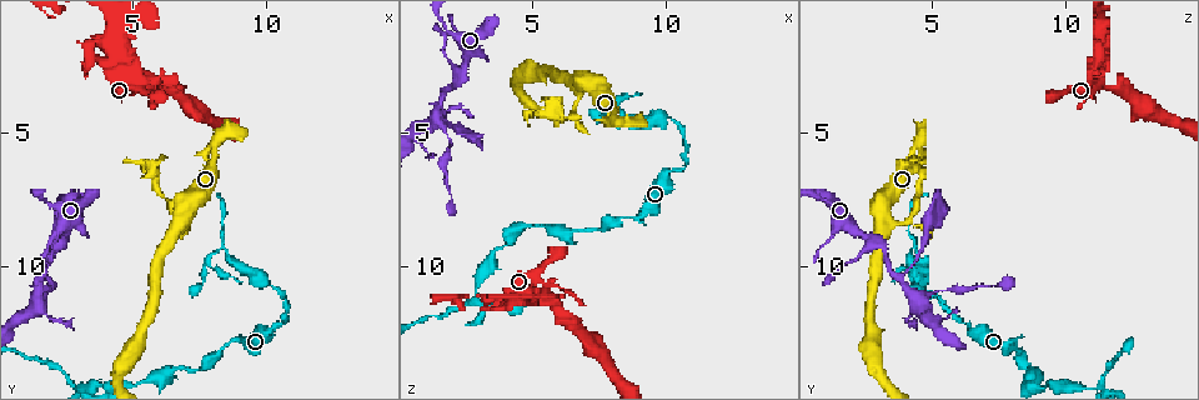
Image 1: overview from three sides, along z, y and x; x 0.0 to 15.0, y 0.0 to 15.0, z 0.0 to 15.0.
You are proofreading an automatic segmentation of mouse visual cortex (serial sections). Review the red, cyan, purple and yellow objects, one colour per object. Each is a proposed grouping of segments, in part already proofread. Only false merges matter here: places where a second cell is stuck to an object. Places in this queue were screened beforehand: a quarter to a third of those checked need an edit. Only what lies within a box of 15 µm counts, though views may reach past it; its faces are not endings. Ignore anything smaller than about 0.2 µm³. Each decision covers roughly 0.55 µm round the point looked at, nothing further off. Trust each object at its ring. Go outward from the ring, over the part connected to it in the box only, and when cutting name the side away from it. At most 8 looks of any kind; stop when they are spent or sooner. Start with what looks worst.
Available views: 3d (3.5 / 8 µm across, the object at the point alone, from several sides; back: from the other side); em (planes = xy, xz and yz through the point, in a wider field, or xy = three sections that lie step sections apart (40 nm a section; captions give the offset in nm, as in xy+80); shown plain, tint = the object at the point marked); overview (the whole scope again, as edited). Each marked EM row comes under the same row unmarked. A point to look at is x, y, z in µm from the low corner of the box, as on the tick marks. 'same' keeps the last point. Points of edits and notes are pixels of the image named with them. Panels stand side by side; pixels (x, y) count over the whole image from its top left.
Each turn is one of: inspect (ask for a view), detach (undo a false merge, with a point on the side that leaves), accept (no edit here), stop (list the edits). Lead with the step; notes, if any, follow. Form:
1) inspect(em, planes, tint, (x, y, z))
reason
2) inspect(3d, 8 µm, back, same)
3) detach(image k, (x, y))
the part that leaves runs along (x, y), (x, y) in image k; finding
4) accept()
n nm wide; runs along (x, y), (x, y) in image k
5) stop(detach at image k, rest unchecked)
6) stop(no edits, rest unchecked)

inspect(3d, 3.5 µm, (5.5, 3.3, 11.1))
sharp bend

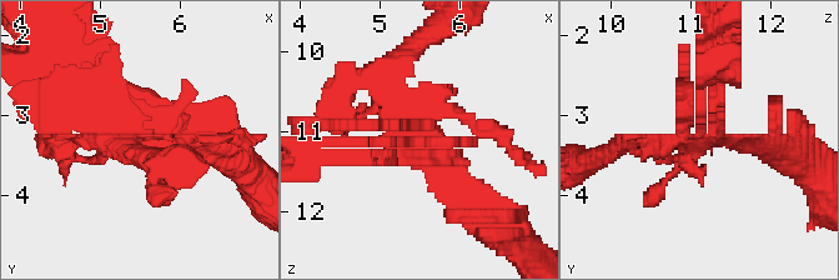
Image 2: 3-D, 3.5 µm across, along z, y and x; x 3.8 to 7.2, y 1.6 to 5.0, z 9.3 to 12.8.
inspect(em, xy, step 2, tint, (5.55, 3.35, 11.00))
now the EM

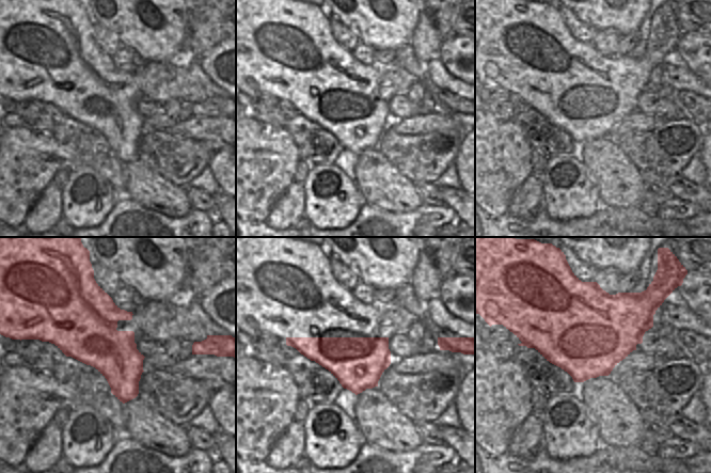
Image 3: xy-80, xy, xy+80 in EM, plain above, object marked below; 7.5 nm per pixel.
accept()
runs along (368, 79), (418, 104), (468, 198) in image 2; one cell here

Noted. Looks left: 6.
inspect(3d, 3.5 µm, (9.1, 12.7, 8.2))

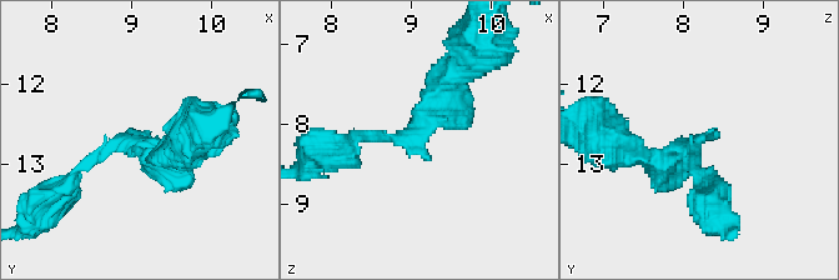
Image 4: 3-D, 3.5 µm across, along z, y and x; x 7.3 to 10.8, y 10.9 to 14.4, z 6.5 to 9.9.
inspect(em, xy, step 5, tint, (9.00, 12.75, 8.15))

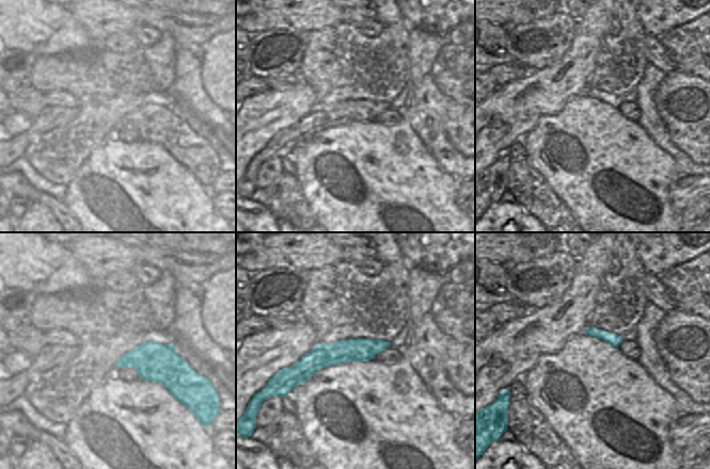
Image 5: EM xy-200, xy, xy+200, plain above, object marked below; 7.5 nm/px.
accept()
one cell here

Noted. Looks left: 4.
inspect(3d, 8 µm, (5.7, 6.2, 4.4))
sharp bend

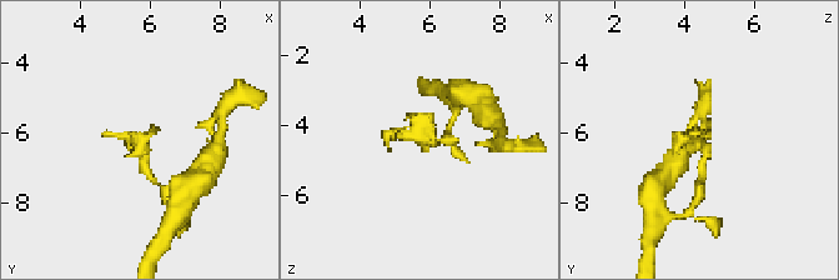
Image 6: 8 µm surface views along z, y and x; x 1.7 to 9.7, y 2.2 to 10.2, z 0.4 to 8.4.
inspect(em, xy, step 2, tint, (5.8, 6.3, 4.3))
now the EM

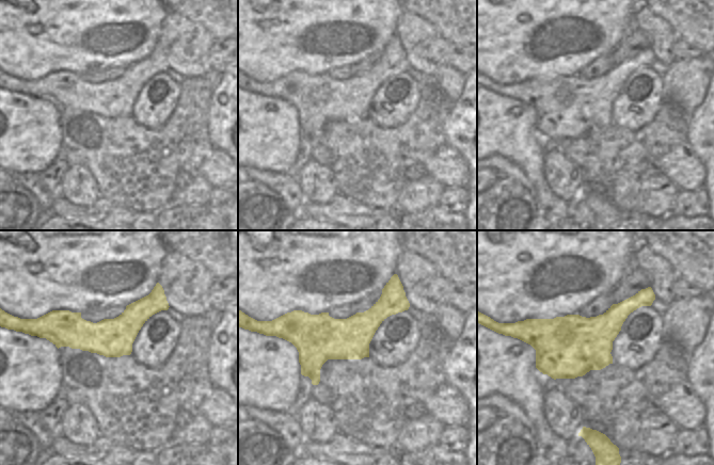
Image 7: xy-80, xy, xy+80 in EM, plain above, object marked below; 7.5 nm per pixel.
accept()
runs along (406, 303), (352, 336), (288, 336) in image 7; all the same cell

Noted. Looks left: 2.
stop(no edits, rest unchecked)

